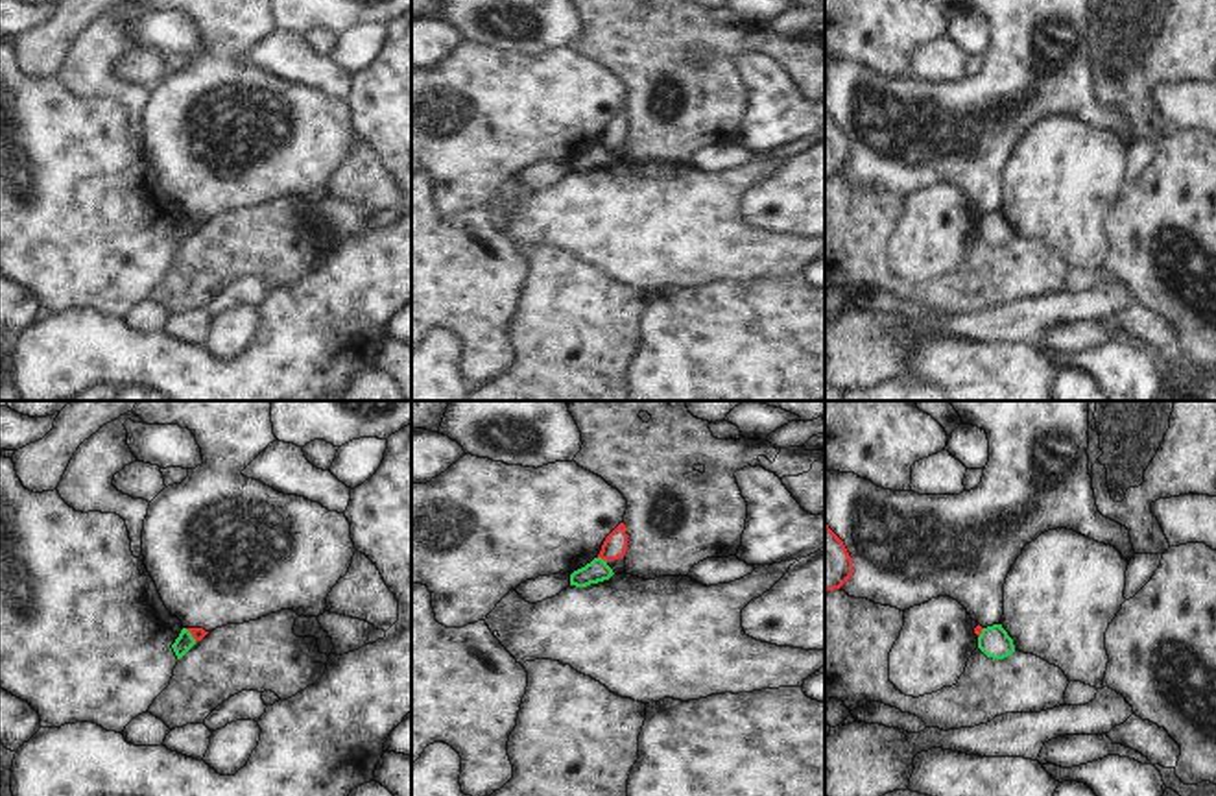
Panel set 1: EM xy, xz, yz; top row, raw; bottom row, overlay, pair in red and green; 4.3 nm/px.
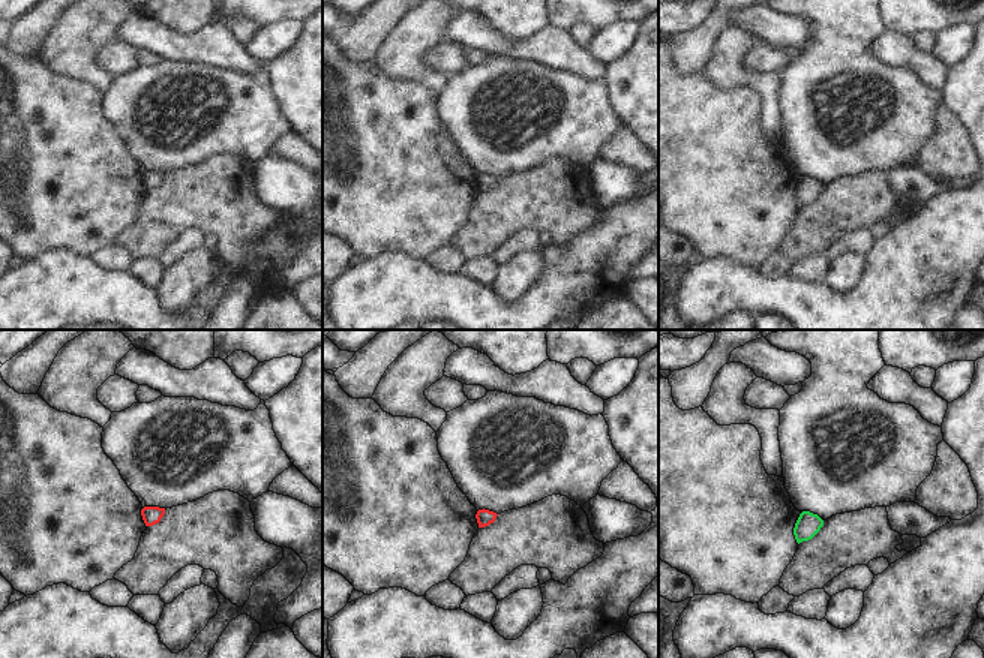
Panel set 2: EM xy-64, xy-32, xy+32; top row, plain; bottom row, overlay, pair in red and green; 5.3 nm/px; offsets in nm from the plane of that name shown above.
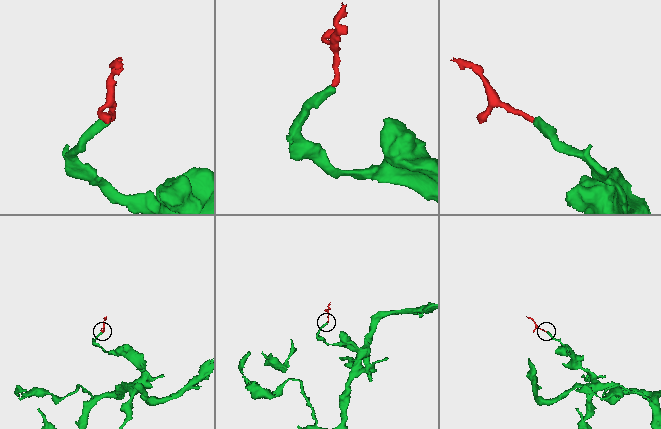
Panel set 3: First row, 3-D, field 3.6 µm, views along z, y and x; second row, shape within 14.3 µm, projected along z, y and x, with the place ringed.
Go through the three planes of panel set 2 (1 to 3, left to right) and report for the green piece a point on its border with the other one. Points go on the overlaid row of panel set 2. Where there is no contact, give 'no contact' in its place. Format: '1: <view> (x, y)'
1: no contact
2: no contact
3: no contact

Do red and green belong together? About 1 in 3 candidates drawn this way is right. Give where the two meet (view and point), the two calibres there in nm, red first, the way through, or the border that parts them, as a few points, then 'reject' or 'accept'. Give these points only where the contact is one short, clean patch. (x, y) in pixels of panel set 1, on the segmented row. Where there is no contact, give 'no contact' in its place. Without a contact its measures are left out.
contact xz (602, 558); calibres 110 and 100 nm; border xz (598, 556), (606, 562); reject

